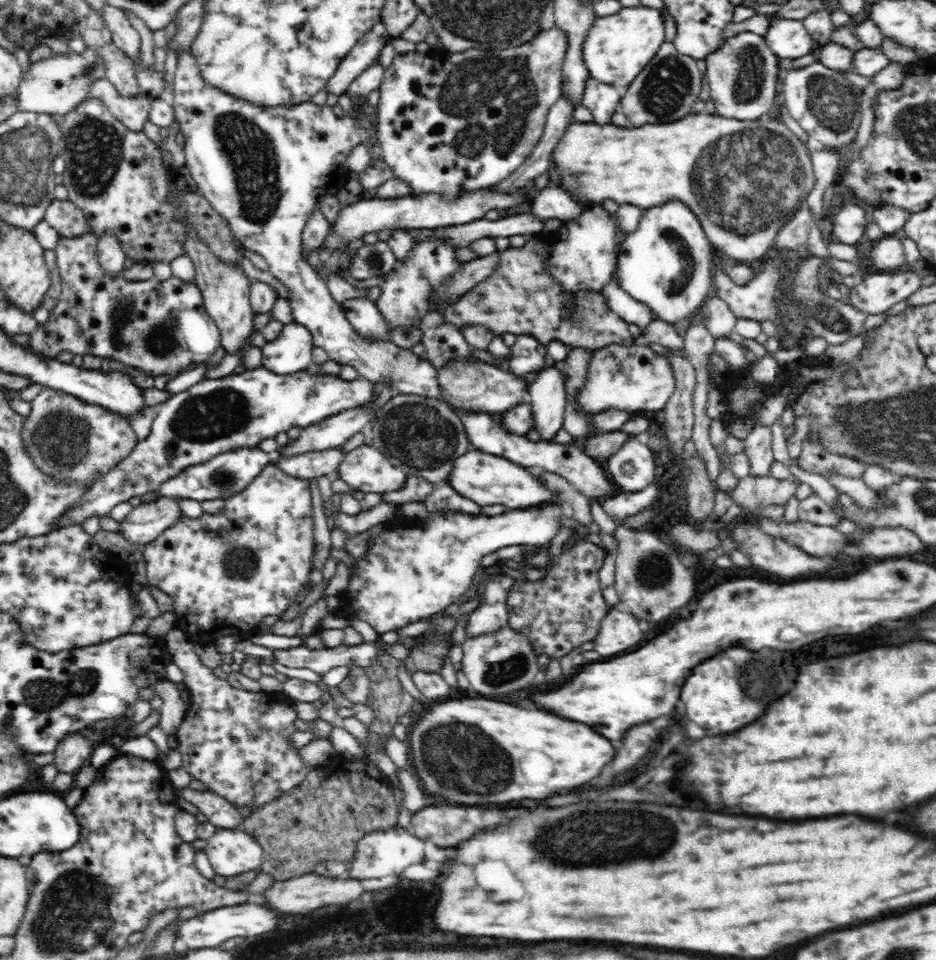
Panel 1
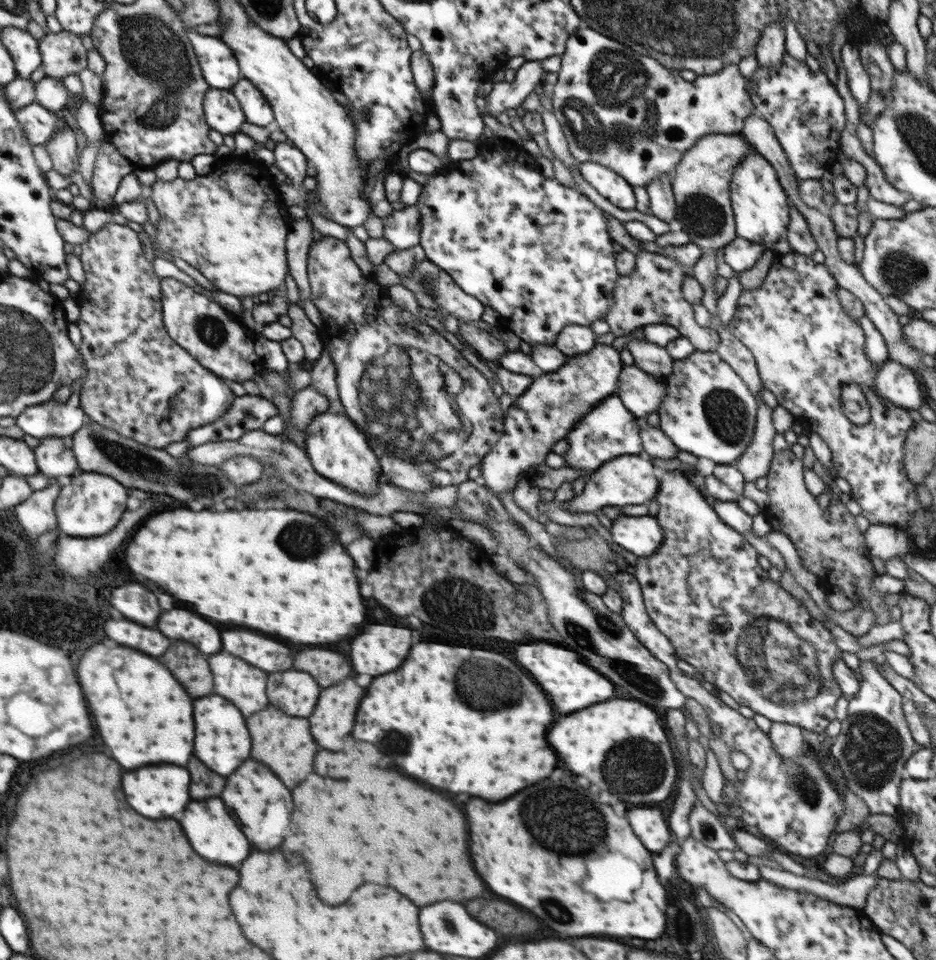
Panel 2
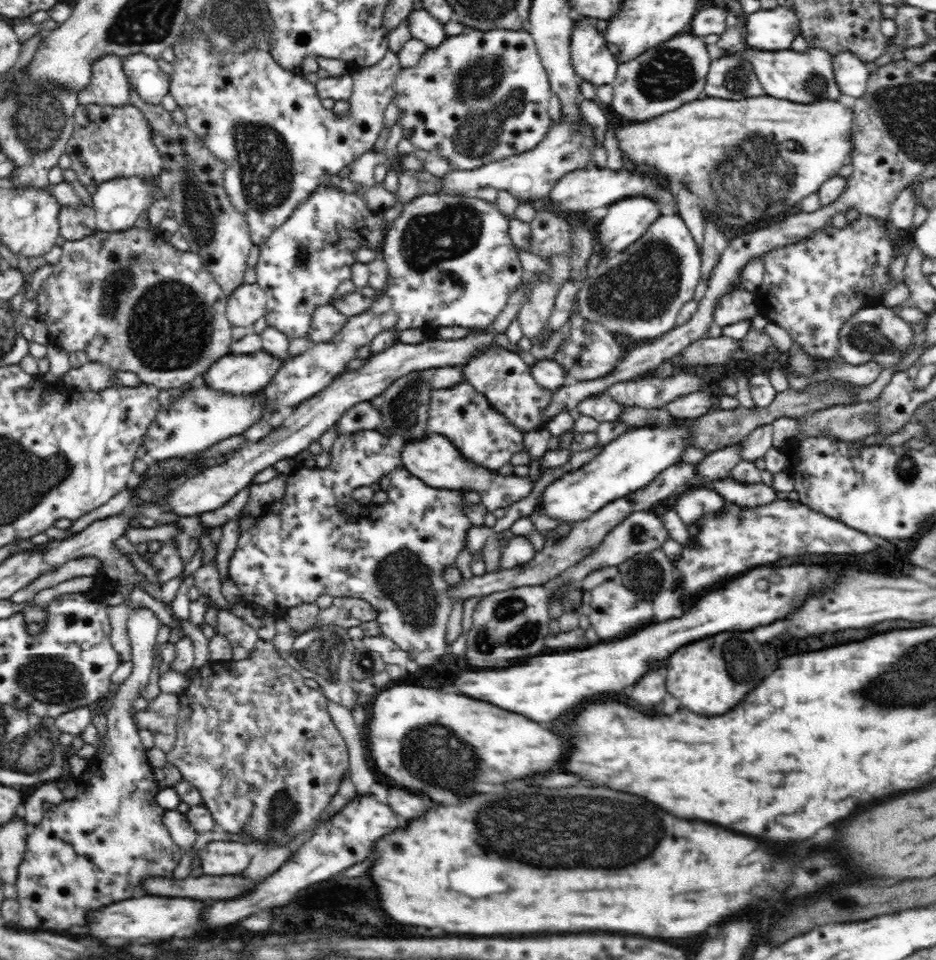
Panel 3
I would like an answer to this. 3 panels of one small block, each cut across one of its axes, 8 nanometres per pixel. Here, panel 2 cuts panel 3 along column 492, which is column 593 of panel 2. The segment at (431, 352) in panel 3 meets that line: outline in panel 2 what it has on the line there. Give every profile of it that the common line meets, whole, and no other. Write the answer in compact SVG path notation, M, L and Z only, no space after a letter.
M568 325L556 338L554 347L572 358L590 352L596 346L596 337L589 326Z

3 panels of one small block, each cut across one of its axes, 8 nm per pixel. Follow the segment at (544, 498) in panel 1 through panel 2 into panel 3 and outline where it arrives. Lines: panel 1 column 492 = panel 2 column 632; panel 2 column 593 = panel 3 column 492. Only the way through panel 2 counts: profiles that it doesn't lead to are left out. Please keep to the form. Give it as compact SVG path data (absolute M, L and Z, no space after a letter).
M431 433L423 439L408 441L403 444L401 464L413 476L418 477L427 486L436 489L478 491L482 504L488 513L497 508L507 510L511 504L526 498L534 489L535 482L524 474L513 473L501 476L498 472L488 471L480 464L474 464L460 454L460 451L440 433Z

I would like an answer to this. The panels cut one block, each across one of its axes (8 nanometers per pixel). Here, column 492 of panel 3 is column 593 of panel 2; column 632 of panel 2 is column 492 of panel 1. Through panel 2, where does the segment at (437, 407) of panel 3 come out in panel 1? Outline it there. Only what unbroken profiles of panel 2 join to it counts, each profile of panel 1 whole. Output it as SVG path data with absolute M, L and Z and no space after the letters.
M454 407L457 416L464 423L468 441L471 448L476 448L478 451L490 453L502 458L506 458L520 467L528 469L529 467L539 467L548 472L552 472L572 484L572 487L578 492L581 492L588 498L593 498L601 502L603 499L610 498L616 495L620 490L616 489L615 484L611 482L609 473L605 470L603 462L597 461L592 457L584 454L581 447L578 447L577 442L569 445L555 443L553 440L546 442L530 441L526 434L518 436L517 434L508 434L502 426L502 414L497 413L488 415L484 413L468 413L462 409Z

